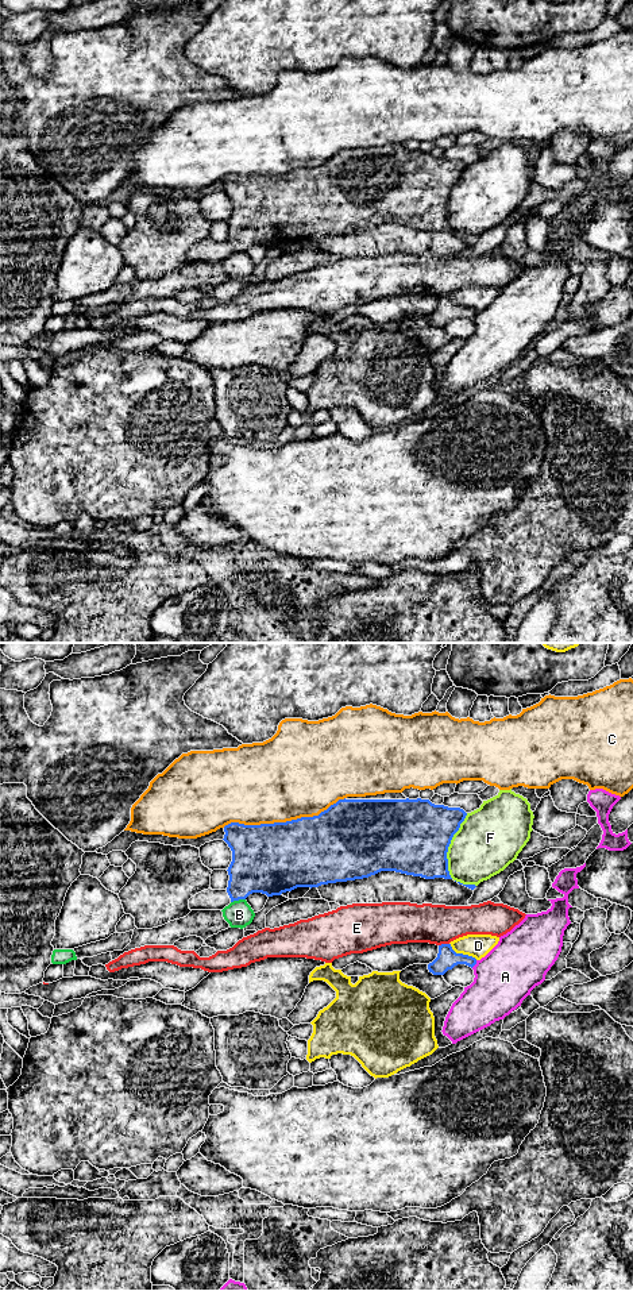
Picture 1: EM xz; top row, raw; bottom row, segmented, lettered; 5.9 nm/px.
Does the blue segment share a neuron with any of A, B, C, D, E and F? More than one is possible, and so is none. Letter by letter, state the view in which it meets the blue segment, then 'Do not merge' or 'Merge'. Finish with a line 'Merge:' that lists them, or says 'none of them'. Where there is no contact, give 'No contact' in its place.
A: Touches blue in xz. Do not merge
B: Touches blue in xz. Do not merge
C: Touches blue in xz. Do not merge
D: Touches blue in xz. Do not merge
E: Touches blue in xz. Do not merge
F: Touches blue in xz. Do not merge
Merge: none of them

